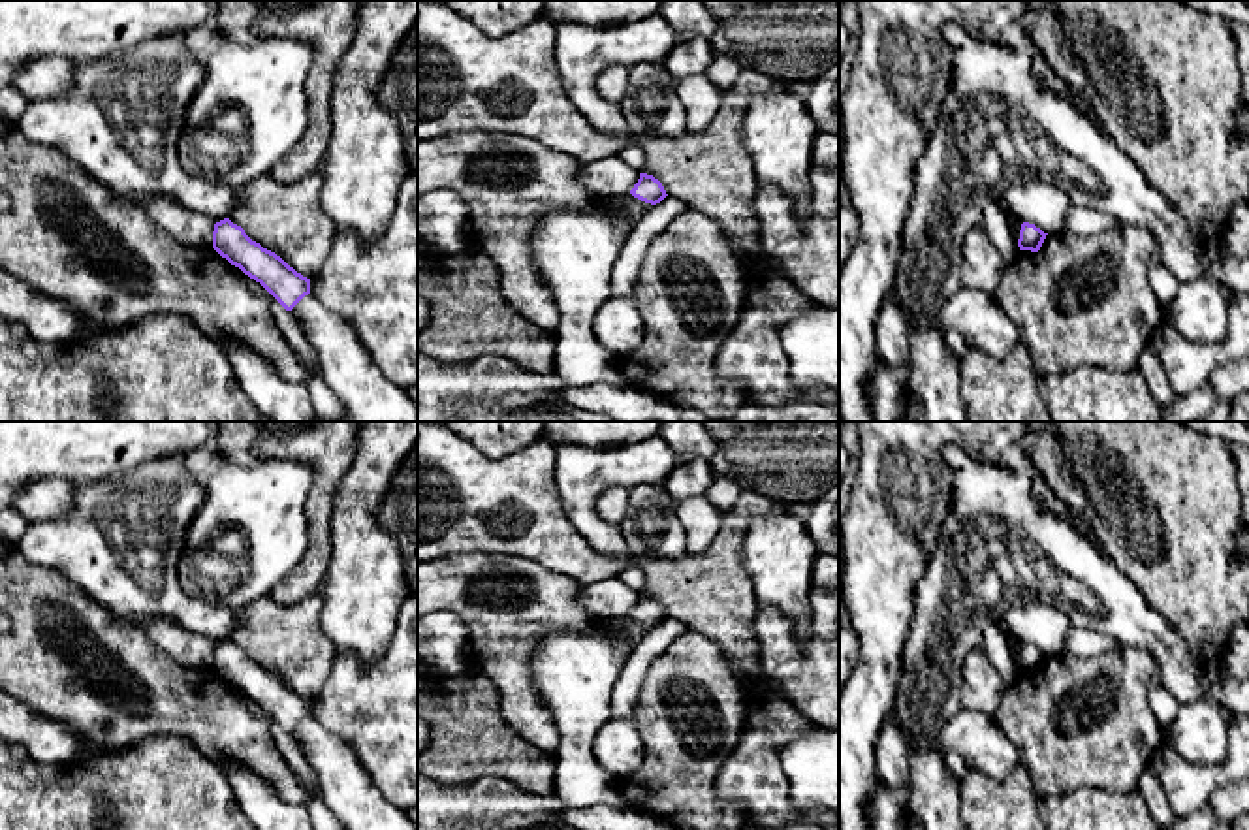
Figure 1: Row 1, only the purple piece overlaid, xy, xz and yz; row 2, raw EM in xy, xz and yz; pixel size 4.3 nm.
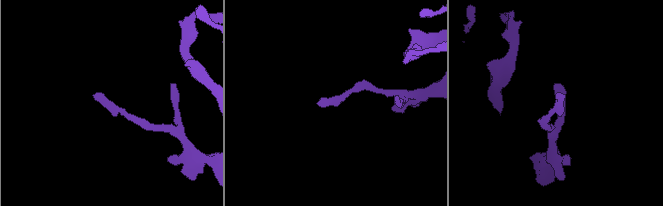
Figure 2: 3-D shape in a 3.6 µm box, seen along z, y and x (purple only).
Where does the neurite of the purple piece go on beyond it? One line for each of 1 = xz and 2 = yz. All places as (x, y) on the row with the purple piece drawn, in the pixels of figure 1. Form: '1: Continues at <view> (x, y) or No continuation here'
1: No continuation here
2: No continuation here

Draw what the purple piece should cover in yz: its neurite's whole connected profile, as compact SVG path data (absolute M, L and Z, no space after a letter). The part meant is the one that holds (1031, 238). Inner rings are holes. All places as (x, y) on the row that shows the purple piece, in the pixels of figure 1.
M1023 222L1020 230L1018 247L1020 250L1038 252L1048 233L1035 224Z

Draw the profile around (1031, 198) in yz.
M1016 175L1004 188L1001 203L1012 216L1035 224L1044 233L1057 233L1072 207L1067 192L1044 175Z

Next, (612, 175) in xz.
M619 156L587 162L581 164L579 169L579 183L598 196L626 194L634 188L638 179L640 171L630 168Z

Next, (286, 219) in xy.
M322 168L297 183L278 183L265 173L243 186L243 200L229 220L297 273L312 279L324 265L337 231L331 218L322 218L322 186Z

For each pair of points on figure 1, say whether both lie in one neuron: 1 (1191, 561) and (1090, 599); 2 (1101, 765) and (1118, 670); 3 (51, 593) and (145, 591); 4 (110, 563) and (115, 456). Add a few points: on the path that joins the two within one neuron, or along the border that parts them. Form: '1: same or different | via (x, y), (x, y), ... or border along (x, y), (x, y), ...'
1: different | border along (1103, 550), (1161, 616)
2: same | via (1101, 742), (1101, 727), (1118, 710), (1118, 693)
3: different | border along (49, 569), (72, 580), (121, 622)
4: different | border along (155, 460), (87, 484)

